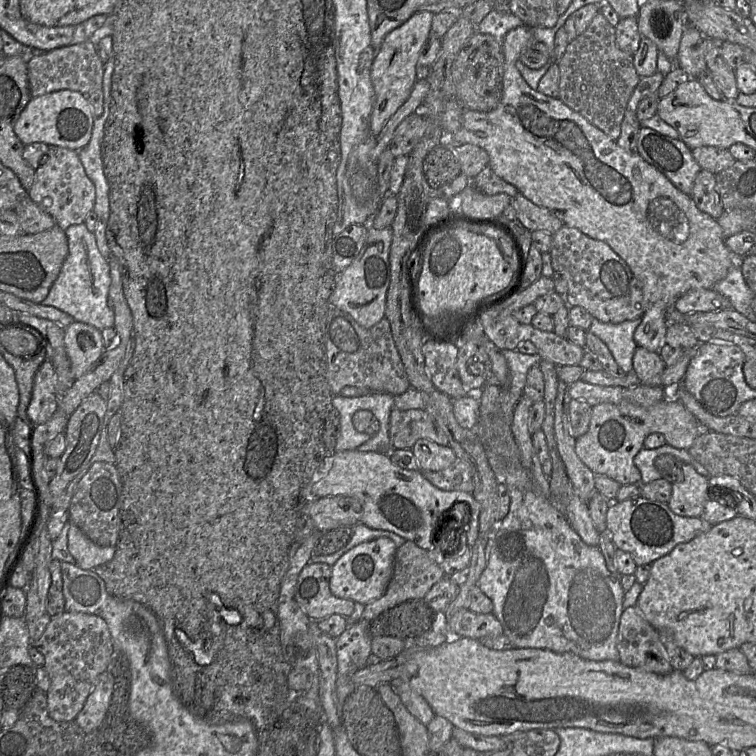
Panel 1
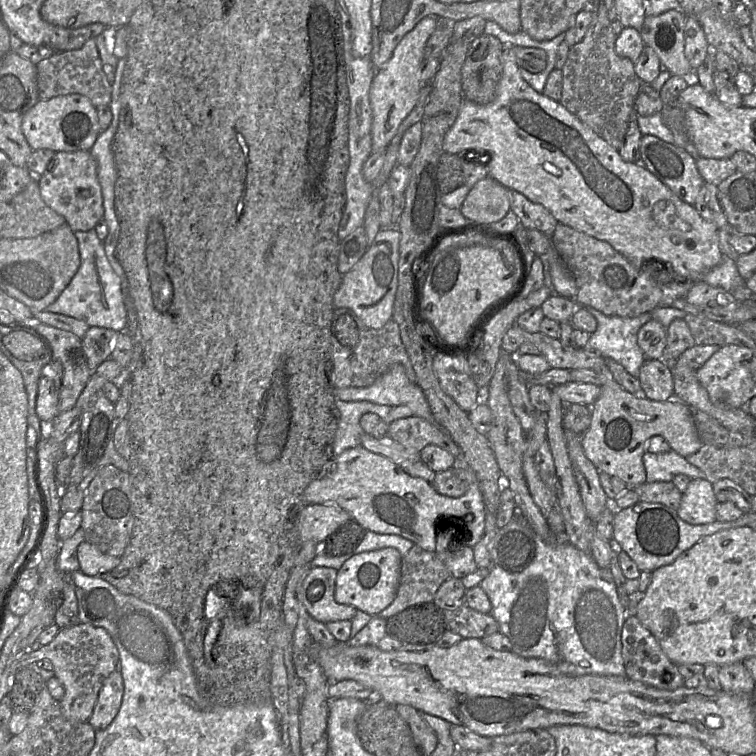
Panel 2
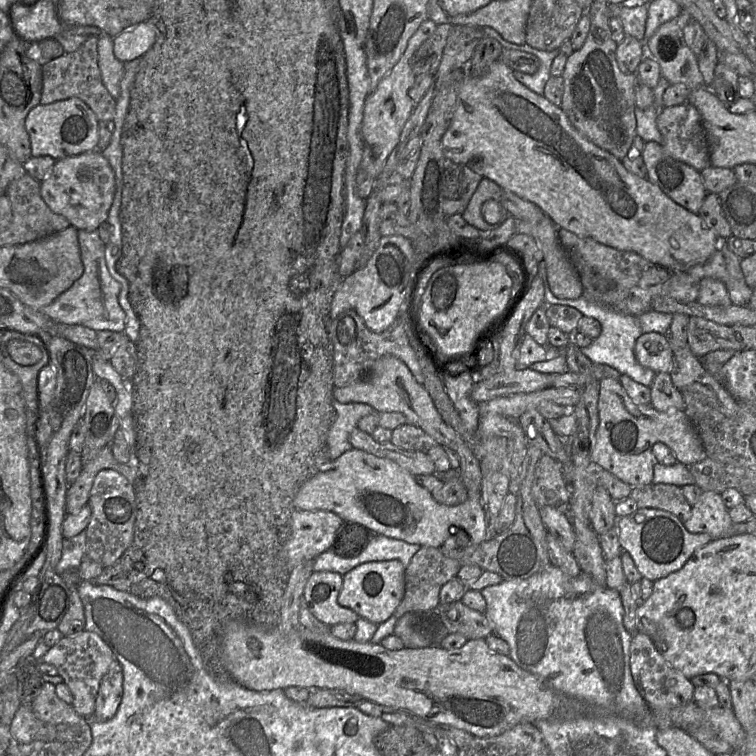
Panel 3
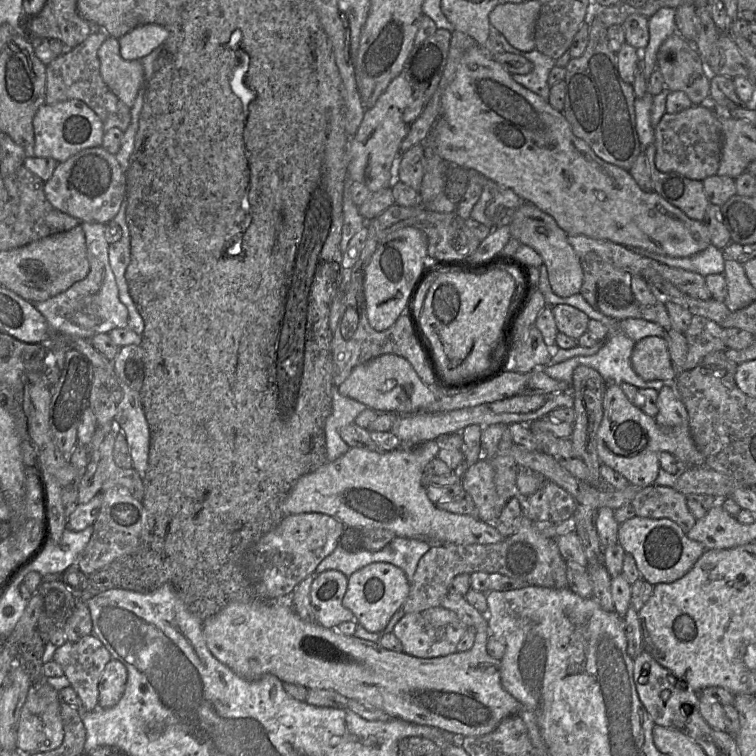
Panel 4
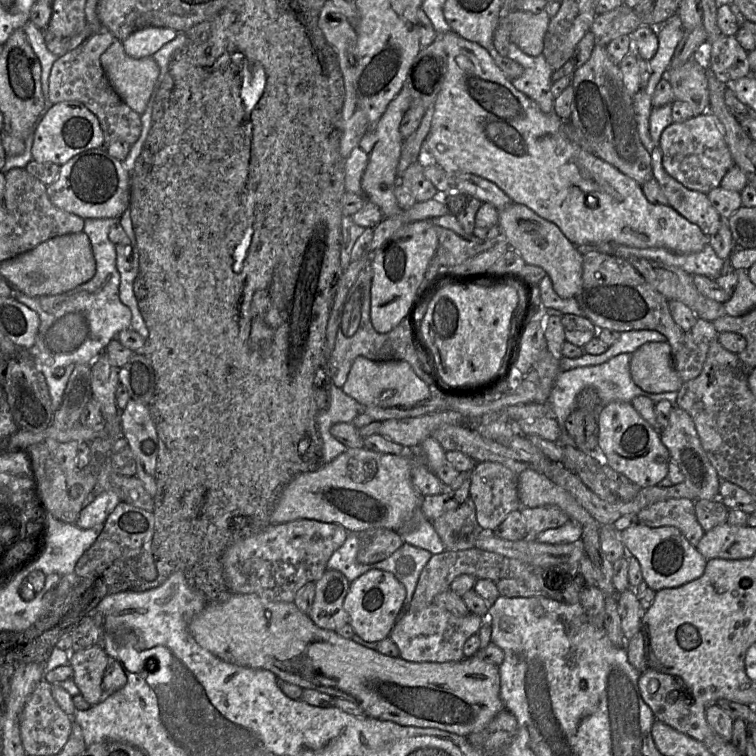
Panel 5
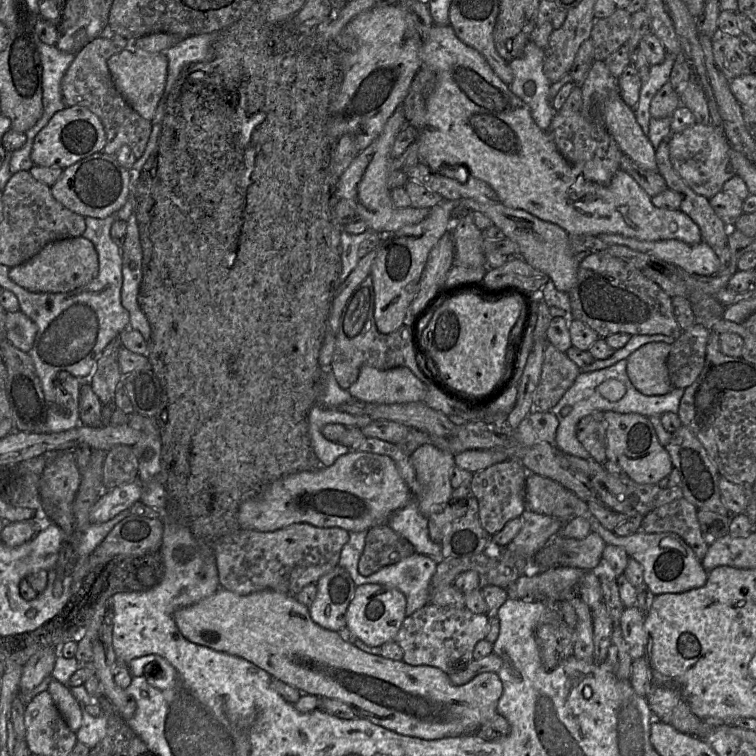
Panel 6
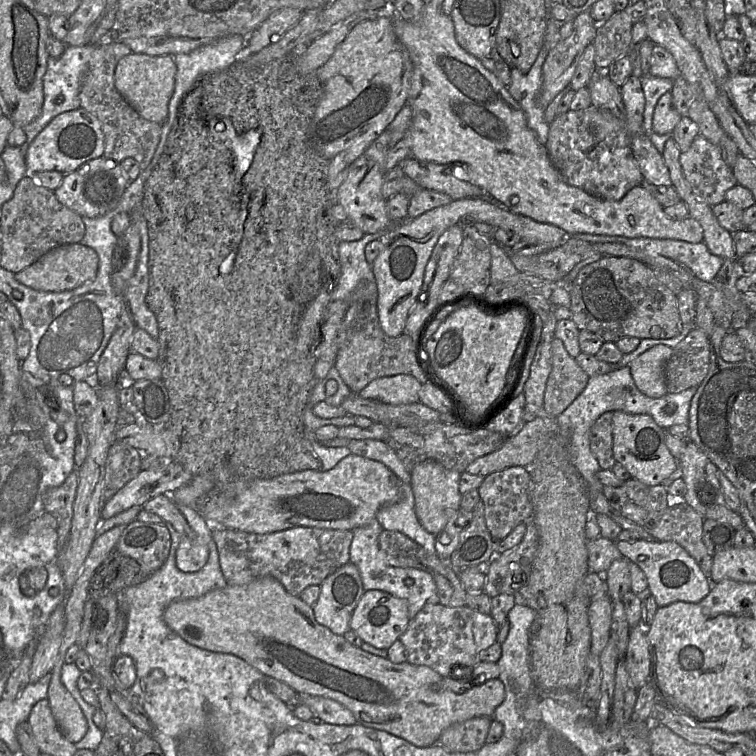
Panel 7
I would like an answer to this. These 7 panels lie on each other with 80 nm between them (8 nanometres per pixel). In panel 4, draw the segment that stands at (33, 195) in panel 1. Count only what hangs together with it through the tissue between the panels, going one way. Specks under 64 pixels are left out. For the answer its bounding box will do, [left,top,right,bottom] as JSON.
[44,146,126,223]

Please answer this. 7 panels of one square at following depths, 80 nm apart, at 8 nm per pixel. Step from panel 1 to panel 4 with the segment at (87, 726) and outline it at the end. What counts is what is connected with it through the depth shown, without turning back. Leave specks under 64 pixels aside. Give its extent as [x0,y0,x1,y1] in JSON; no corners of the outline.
[99,660,126,709]

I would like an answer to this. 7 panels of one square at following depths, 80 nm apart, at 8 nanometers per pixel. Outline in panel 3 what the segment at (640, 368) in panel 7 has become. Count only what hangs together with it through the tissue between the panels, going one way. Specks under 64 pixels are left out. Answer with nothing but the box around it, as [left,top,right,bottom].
[634,333,672,373]

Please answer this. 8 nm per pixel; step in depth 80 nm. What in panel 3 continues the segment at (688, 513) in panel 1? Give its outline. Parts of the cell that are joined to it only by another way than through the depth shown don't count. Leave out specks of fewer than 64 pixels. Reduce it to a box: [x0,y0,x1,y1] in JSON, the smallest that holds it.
[684,491,734,539]

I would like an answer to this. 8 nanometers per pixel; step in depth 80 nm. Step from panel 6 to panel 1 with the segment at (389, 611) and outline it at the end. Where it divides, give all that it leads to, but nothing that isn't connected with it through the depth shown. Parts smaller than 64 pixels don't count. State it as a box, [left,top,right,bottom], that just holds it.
[329,537,395,605]

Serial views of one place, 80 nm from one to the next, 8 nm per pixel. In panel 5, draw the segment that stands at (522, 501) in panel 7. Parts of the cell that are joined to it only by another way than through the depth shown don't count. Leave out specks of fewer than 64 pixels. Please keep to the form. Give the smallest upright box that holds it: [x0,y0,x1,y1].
[469,462,521,532]

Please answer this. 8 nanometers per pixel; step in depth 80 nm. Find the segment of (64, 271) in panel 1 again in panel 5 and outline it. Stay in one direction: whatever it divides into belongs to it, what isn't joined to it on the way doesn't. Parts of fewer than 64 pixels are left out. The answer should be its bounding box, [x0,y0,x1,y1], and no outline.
[12,218,131,414]

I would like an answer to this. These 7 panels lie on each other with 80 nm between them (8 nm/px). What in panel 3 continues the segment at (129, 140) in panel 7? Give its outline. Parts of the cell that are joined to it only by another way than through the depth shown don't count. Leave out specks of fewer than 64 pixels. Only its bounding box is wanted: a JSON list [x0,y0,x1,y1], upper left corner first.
[41,37,116,121]

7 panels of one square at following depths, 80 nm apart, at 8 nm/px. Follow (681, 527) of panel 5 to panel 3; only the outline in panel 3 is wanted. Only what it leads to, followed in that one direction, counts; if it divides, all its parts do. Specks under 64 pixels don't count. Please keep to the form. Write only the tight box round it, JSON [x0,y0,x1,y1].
[630,484,692,524]

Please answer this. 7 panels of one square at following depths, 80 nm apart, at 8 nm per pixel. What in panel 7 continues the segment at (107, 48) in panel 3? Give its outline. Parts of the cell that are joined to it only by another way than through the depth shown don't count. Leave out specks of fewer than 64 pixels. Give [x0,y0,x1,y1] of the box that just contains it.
[114,53,176,125]

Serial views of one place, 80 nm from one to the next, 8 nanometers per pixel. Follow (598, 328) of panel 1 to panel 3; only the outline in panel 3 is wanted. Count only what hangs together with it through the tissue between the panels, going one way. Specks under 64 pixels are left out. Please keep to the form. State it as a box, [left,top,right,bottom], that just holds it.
[537,260,655,387]

